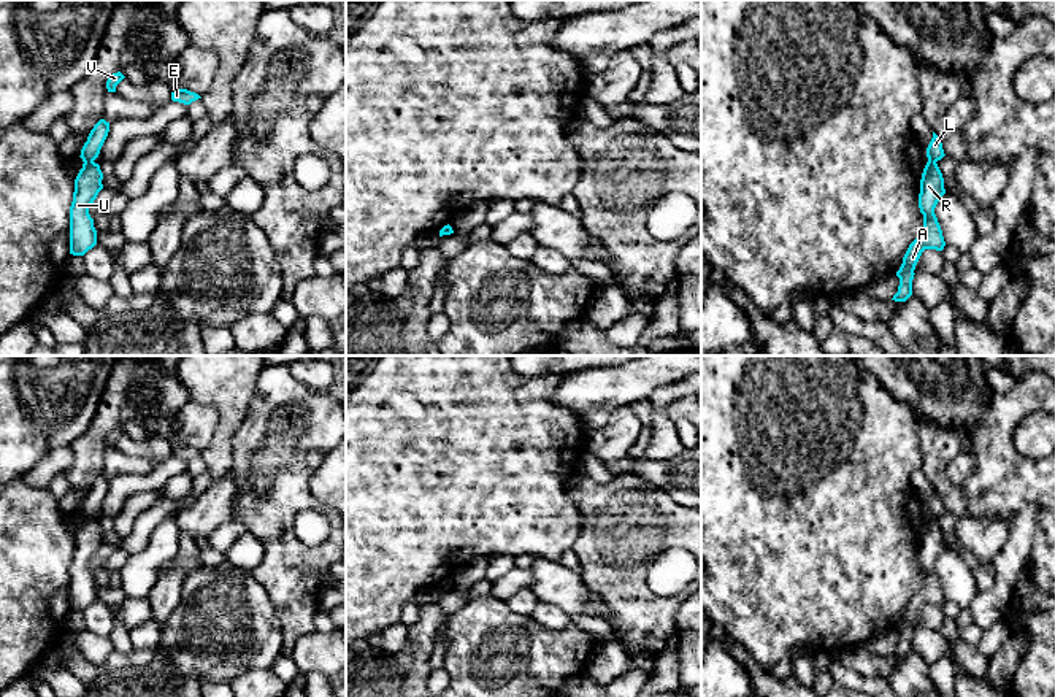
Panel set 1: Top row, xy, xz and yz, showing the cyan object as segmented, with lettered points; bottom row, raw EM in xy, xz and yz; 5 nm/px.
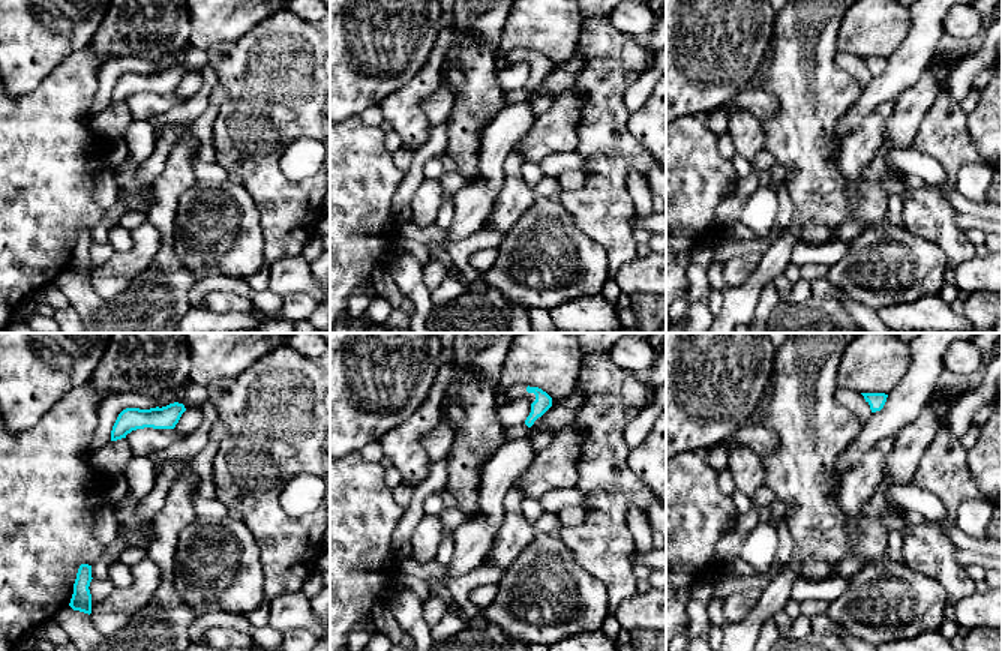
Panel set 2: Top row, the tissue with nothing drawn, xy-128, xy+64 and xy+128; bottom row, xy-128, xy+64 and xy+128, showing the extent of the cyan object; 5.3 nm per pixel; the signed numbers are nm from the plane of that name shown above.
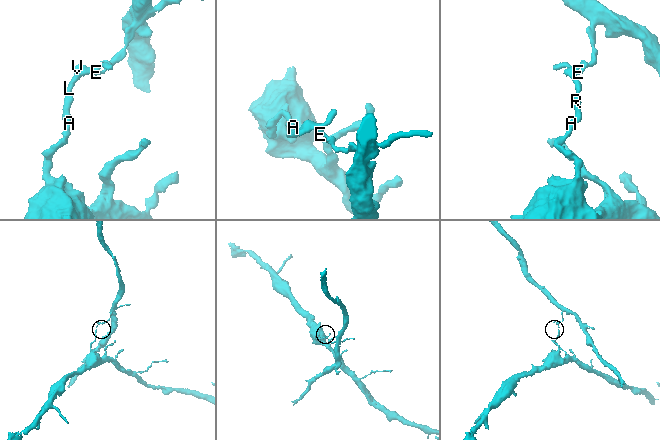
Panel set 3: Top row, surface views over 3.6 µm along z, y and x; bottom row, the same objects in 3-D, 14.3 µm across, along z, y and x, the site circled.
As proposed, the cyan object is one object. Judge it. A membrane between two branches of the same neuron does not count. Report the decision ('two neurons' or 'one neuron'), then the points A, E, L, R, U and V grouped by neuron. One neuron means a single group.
two neurons; A R U / E L V

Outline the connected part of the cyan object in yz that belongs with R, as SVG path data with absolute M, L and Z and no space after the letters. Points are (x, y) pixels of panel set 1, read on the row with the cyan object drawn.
M926 162L922 179L920 179L920 194L919 194L919 208L923 214L923 230L922 233L909 245L903 264L896 271L900 278L898 292L892 300L906 302L912 295L912 279L915 265L925 249L942 251L946 246L941 225L934 214L938 202L946 194L944 178L936 162Z

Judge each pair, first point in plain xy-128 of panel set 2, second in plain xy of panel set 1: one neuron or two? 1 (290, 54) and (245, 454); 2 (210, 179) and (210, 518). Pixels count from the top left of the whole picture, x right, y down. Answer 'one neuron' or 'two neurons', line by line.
1: one neuron
2: two neurons

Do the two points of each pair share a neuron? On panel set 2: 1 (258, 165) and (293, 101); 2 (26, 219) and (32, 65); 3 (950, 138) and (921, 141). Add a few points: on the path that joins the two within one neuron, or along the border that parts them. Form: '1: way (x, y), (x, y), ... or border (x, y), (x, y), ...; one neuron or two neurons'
1: way (258, 149), (258, 135), (276, 117); one neuron
2: border (56, 66), (35, 89), (15, 99); two neurons
3: way (942, 138), (929, 140); one neuron

